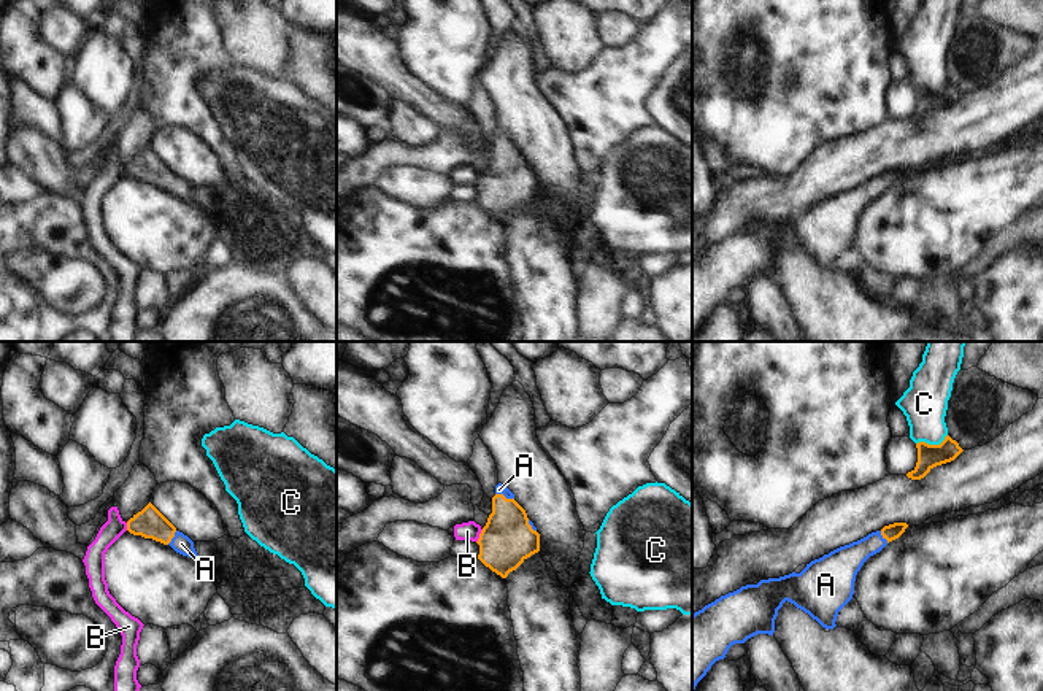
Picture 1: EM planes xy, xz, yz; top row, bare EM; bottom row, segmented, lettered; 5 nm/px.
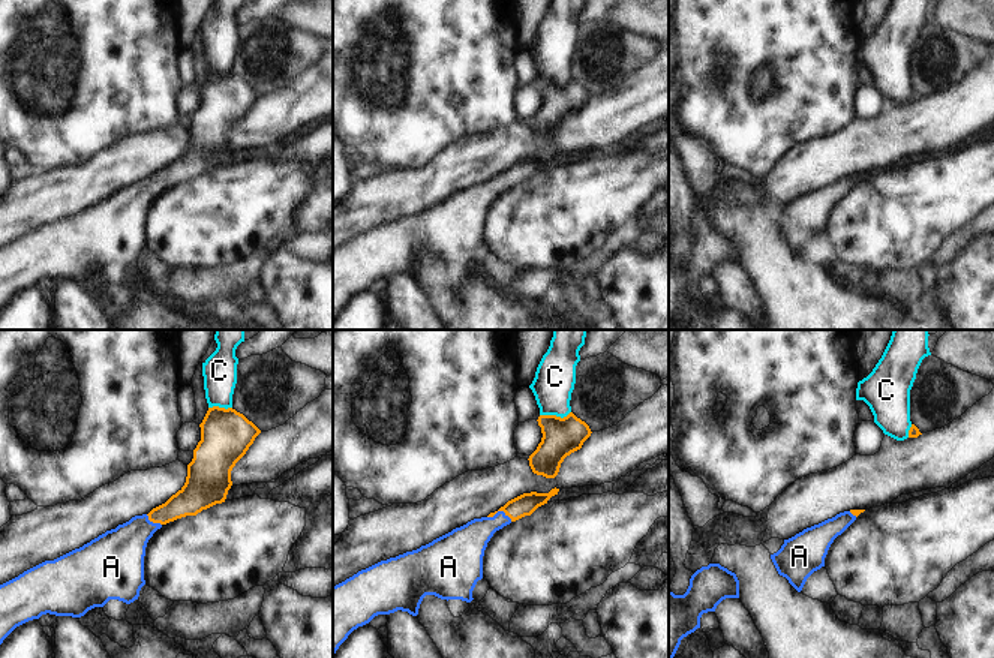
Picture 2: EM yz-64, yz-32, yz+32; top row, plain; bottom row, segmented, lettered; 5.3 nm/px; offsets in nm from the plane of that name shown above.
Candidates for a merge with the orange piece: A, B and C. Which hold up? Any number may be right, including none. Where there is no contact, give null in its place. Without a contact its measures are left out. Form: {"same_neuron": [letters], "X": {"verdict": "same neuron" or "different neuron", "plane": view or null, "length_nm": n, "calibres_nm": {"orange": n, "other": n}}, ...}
{"same_neuron": ["A"], "A": {"verdict": "same neuron", "plane": "xz", "length_nm": 100, "calibres_nm": {"orange": 260, "other": 50}}, "B": {"verdict": "different neuron", "plane": "xz", "length_nm": 80, "calibres_nm": {"orange": 260, "other": 100}}, "C": {"verdict": "different neuron", "plane": "yz", "length_nm": 170, "calibres_nm": {"orange": 120, "other": 240}}}

